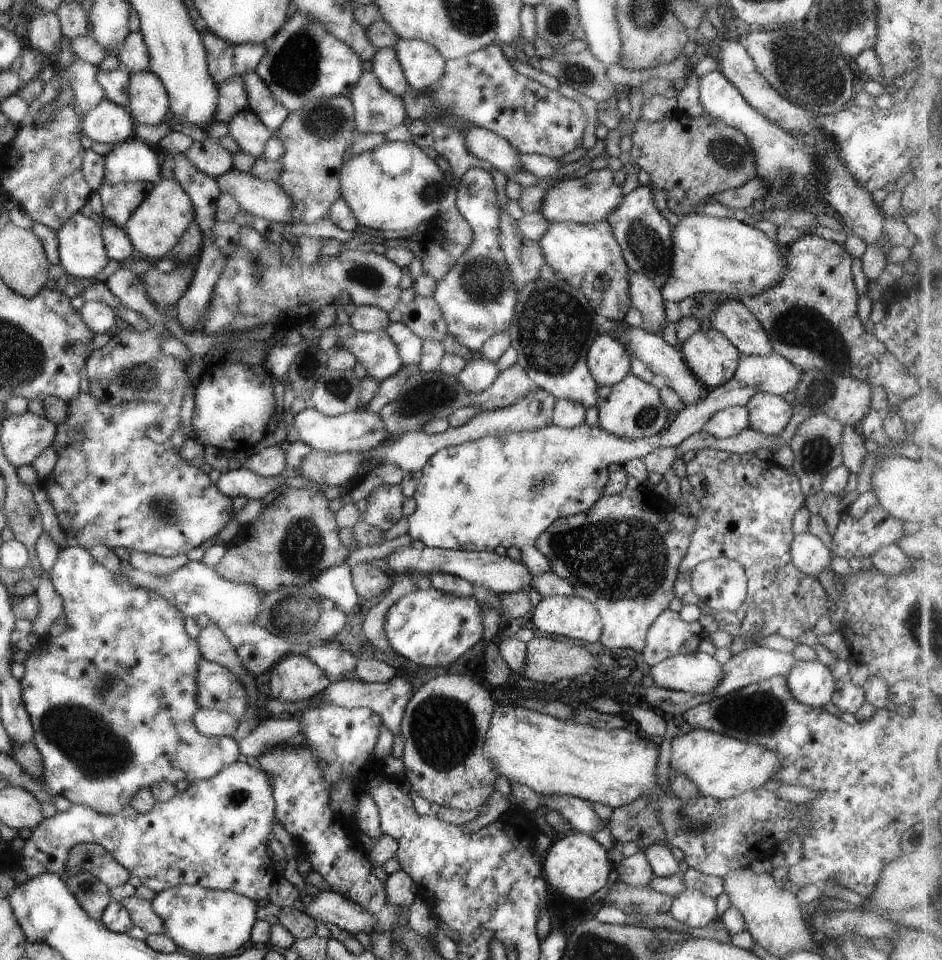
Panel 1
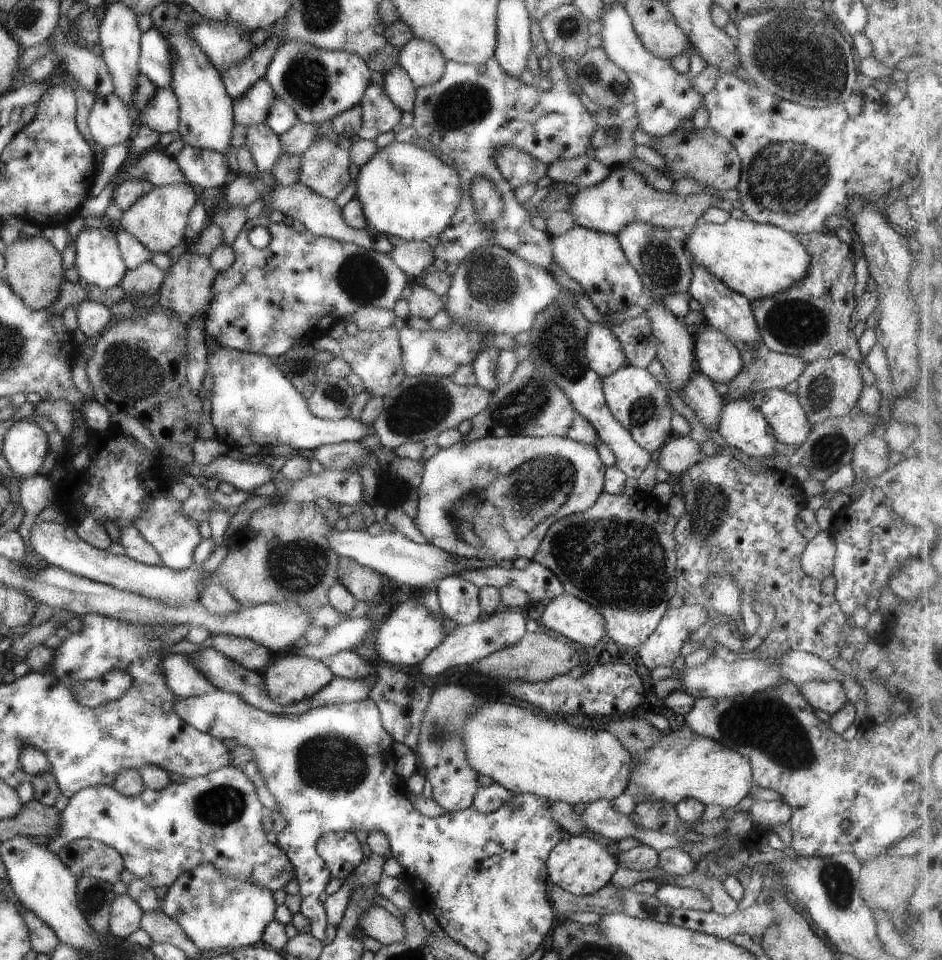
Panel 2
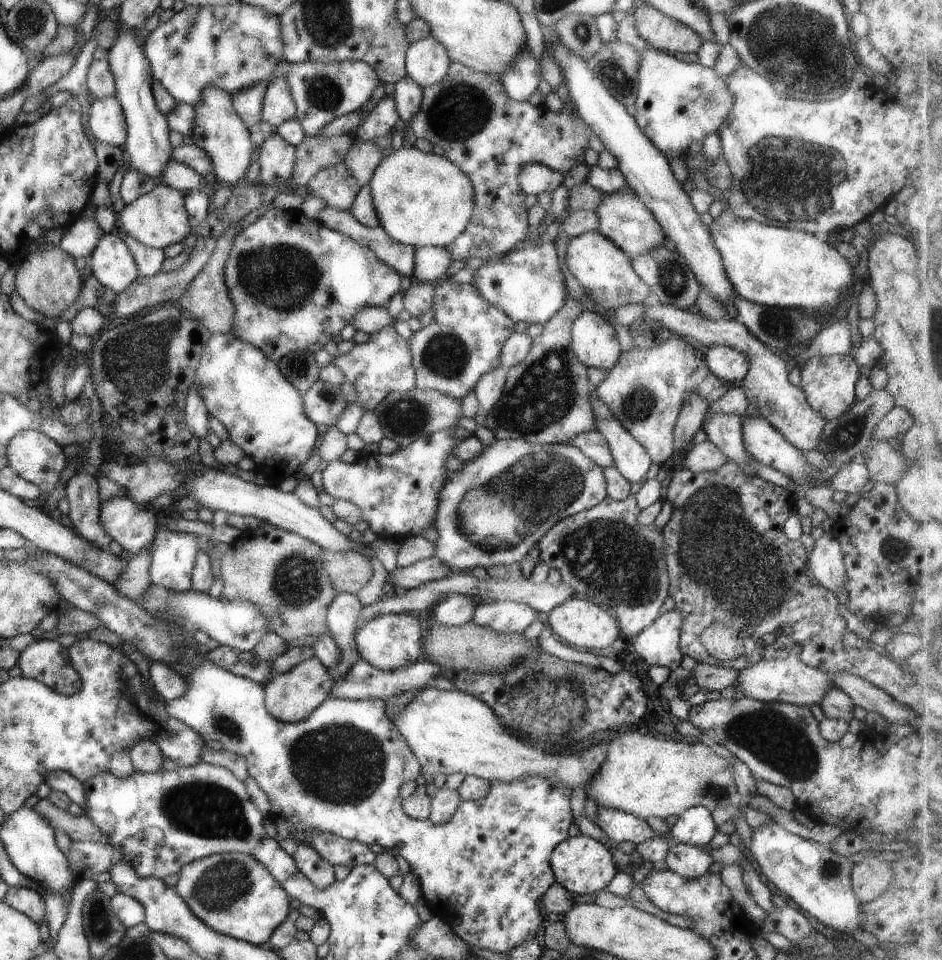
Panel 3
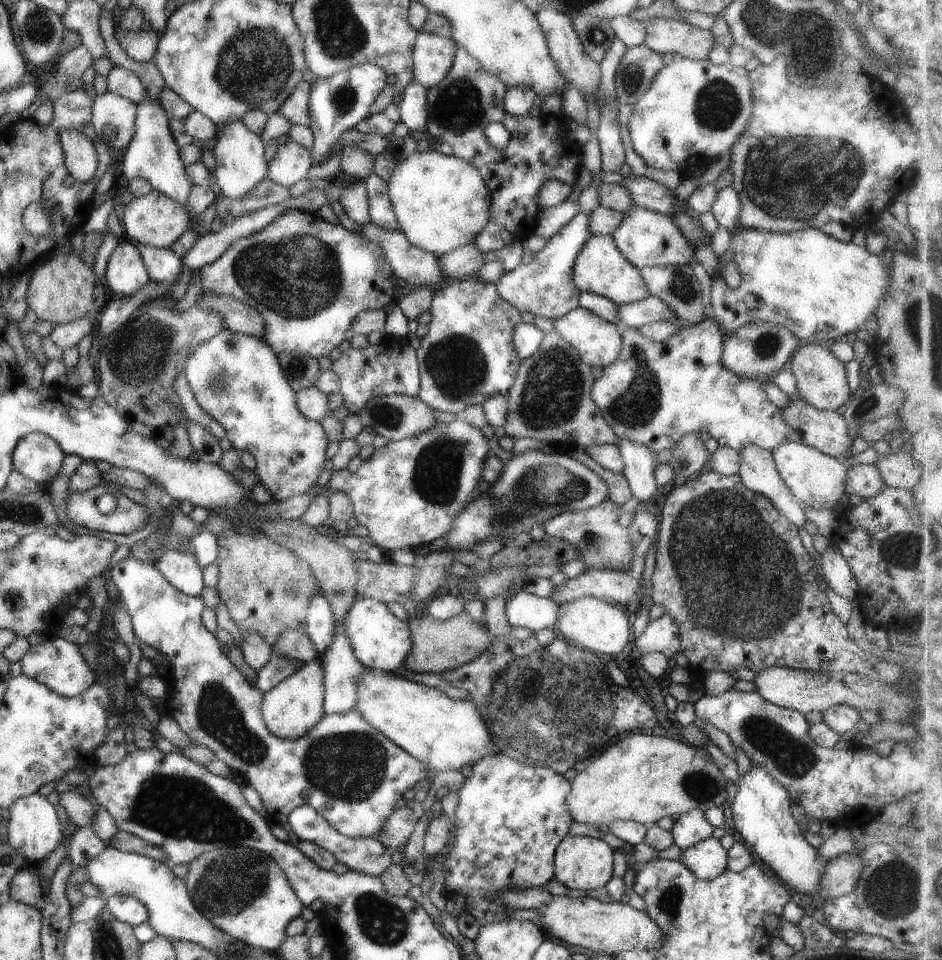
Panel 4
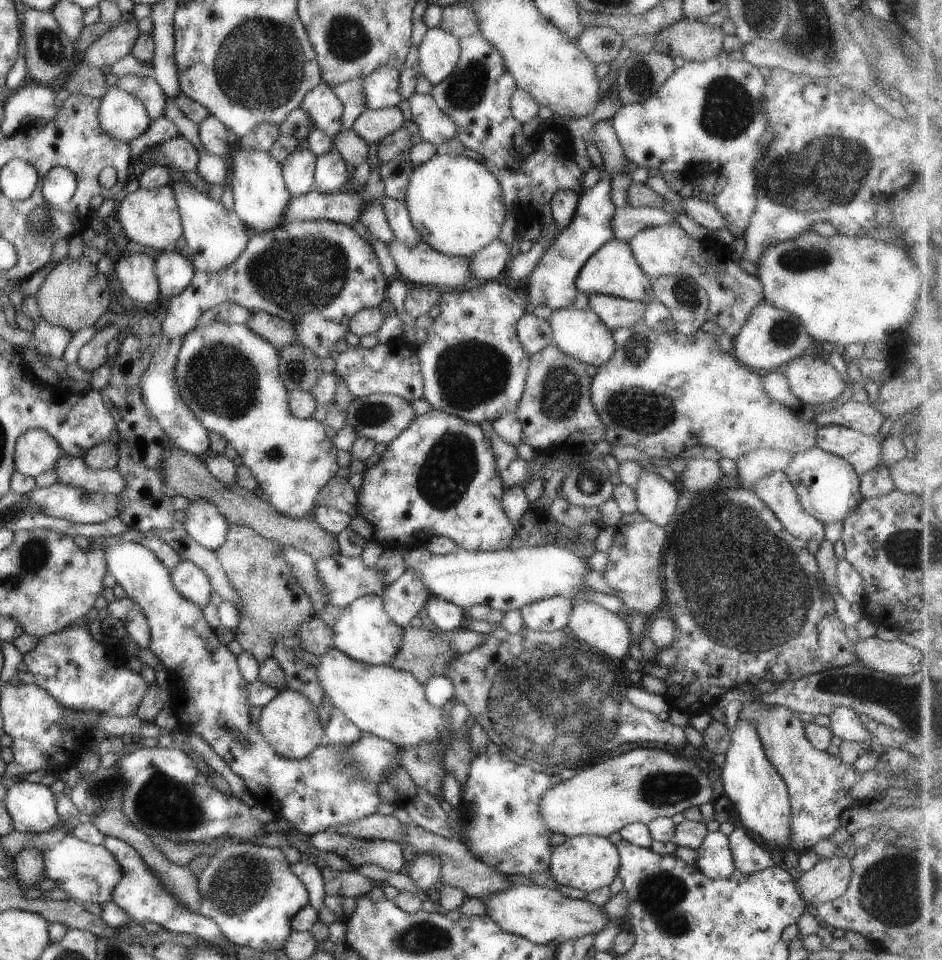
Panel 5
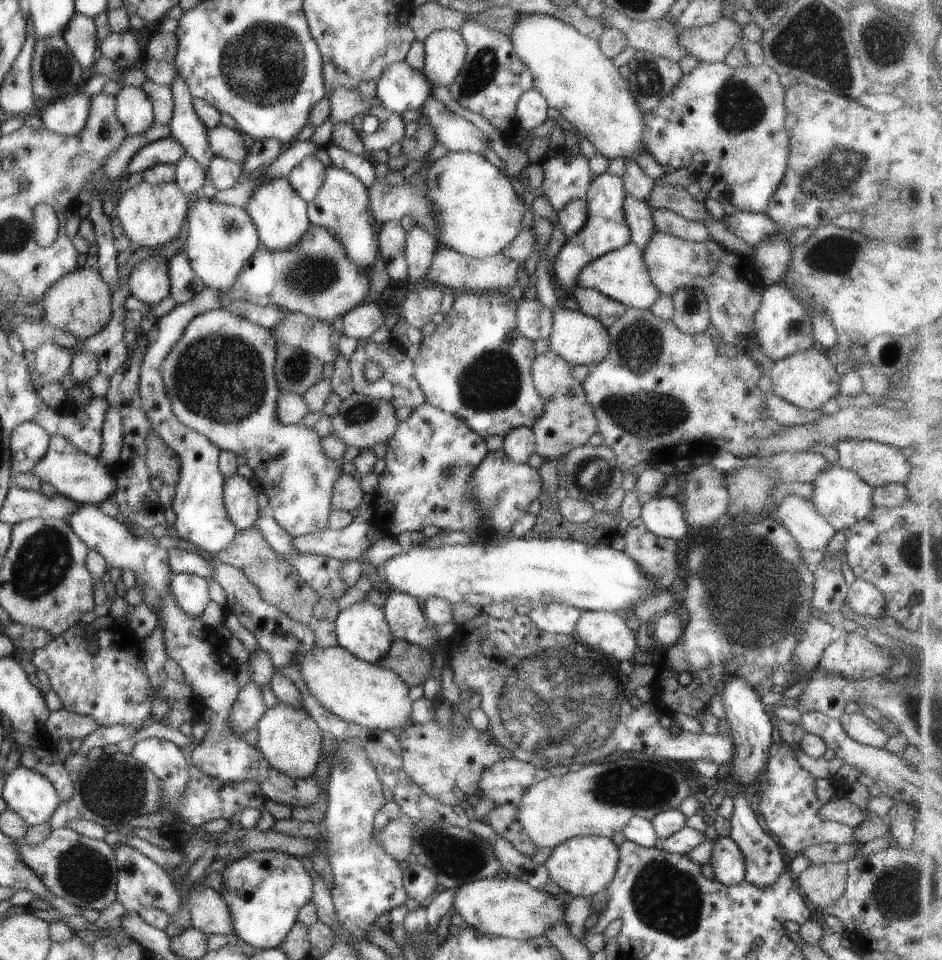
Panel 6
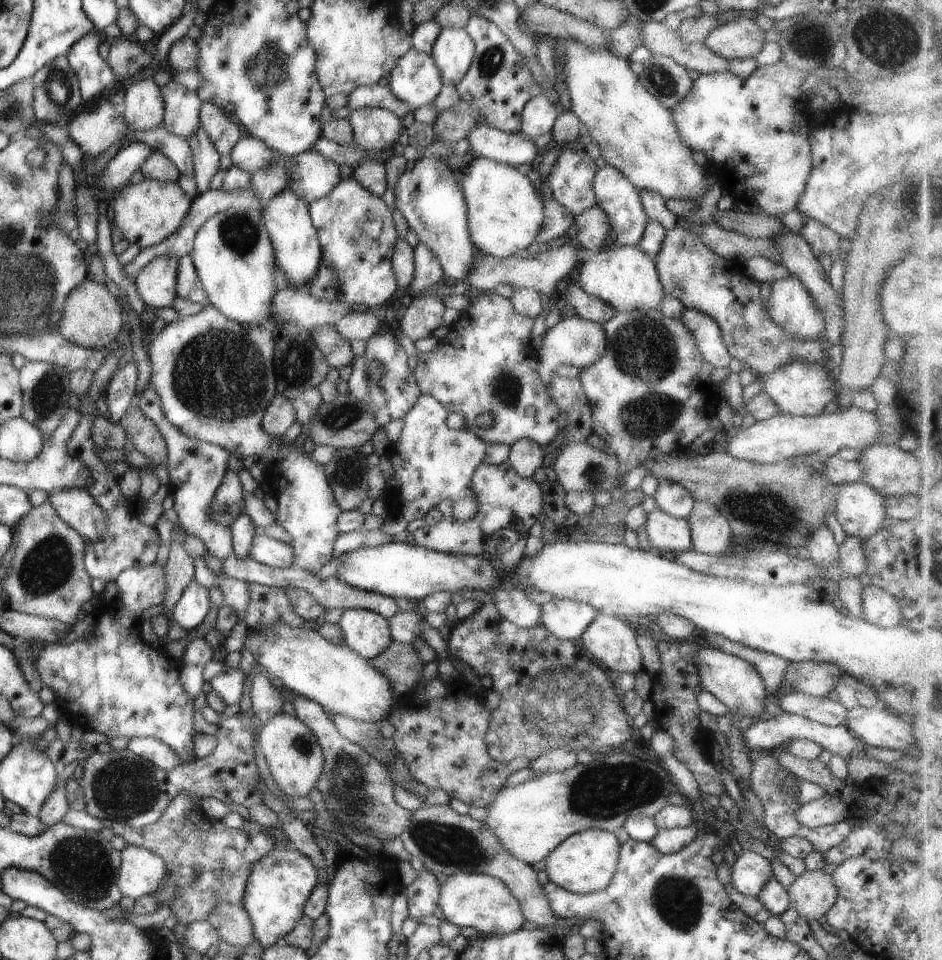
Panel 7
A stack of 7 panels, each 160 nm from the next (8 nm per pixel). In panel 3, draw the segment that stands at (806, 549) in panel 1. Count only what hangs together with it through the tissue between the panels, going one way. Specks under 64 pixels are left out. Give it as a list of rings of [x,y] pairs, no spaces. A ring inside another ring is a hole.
[[[826,530],[807,553],[807,570],[824,588],[836,594],[847,581],[843,560],[842,544]]]

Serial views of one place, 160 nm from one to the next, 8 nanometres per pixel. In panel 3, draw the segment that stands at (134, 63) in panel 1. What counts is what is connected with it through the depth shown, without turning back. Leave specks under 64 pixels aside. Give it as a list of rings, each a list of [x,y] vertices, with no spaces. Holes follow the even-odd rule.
[[[239,2],[205,7],[186,5],[180,12],[174,13],[172,18],[148,32],[141,47],[150,62],[153,80],[162,84],[177,103],[192,106],[201,99],[202,91],[210,85],[221,88],[232,96],[258,80],[267,80],[270,84],[274,80],[273,71],[278,62],[284,60],[279,17]]]

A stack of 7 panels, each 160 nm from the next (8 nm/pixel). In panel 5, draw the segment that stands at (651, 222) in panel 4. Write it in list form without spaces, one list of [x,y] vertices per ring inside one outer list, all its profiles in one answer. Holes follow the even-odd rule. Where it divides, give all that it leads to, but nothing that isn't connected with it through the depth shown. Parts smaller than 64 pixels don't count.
[[[677,221],[643,228],[627,243],[640,268],[652,280],[676,273],[691,276],[709,296],[707,319],[718,324],[732,338],[740,332],[753,308],[763,300],[763,288],[758,277],[744,272],[730,258],[718,258],[712,248],[708,248],[703,240],[690,237]]]

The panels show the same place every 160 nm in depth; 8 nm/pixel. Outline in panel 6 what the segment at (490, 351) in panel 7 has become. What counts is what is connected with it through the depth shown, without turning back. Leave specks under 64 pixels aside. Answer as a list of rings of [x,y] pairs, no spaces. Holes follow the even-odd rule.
[[[472,291],[460,292],[452,304],[452,310],[444,316],[444,322],[436,326],[434,334],[432,336],[424,337],[424,340],[420,342],[420,352],[418,356],[414,358],[414,380],[418,382],[418,385],[422,388],[424,392],[426,403],[433,405],[442,411],[453,414],[459,420],[462,420],[470,430],[476,432],[478,436],[486,440],[492,436],[506,436],[510,430],[514,430],[518,426],[526,426],[532,428],[534,422],[542,416],[544,412],[544,400],[540,396],[540,392],[536,390],[534,382],[532,381],[532,362],[537,358],[538,354],[534,348],[534,343],[532,340],[528,340],[517,326],[517,312],[518,302],[508,294],[503,294],[499,292],[490,292],[485,294],[474,293]]]

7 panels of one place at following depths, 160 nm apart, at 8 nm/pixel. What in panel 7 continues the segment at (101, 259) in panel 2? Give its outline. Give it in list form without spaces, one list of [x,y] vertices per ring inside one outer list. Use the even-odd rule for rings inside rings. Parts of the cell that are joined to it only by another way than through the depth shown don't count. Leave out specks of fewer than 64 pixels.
[[[156,257],[137,274],[134,283],[144,304],[153,309],[172,306],[177,297],[178,263],[174,257]]]

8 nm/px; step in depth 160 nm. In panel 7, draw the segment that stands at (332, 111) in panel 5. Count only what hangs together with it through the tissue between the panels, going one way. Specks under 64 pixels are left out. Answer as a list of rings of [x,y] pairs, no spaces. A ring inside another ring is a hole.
[[[379,83],[371,84],[369,87],[362,85],[351,90],[347,94],[347,106],[350,111],[370,107],[383,108],[401,119],[410,111],[414,112],[414,108],[392,94],[388,85],[381,86]]]

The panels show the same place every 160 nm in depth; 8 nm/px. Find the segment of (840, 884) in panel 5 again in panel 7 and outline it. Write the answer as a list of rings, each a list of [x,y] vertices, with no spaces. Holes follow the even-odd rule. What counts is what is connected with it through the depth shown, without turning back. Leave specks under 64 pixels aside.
[[[820,869],[804,871],[787,887],[787,893],[791,900],[790,908],[796,909],[810,924],[834,906],[838,891],[833,876]]]

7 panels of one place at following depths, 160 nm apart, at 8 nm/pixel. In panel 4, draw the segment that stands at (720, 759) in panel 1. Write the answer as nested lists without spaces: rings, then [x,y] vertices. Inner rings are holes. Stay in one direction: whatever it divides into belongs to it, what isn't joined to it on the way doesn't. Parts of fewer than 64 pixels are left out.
[[[641,731],[634,733],[627,733],[626,735],[619,737],[613,745],[608,747],[608,750],[604,750],[602,754],[597,754],[592,758],[592,762],[588,764],[587,768],[584,768],[582,772],[578,773],[574,780],[571,782],[571,789],[568,798],[566,799],[567,807],[573,816],[574,822],[583,822],[591,824],[594,827],[598,827],[600,824],[606,824],[607,826],[615,820],[636,821],[642,824],[656,824],[660,818],[664,816],[676,816],[676,814],[684,814],[694,809],[700,809],[706,812],[708,808],[713,806],[726,807],[729,802],[726,793],[726,778],[722,774],[722,771],[715,765],[716,762],[710,757],[709,753],[700,750],[697,746],[691,745],[688,742],[682,742],[680,740],[672,739],[666,736],[643,734]]]

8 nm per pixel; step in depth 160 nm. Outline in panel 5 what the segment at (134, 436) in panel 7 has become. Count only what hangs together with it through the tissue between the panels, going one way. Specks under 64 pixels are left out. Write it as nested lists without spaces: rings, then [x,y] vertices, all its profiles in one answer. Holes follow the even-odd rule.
[[[180,449],[165,451],[161,467],[167,486],[170,486],[177,494],[188,498],[190,503],[204,499],[215,504],[217,510],[230,525],[250,527],[260,536],[273,540],[283,547],[292,547],[309,554],[315,561],[327,559],[340,552],[335,535],[326,532],[312,515],[291,517],[278,512],[277,508],[268,504],[254,492],[238,485],[227,485],[220,482],[215,476],[212,476],[205,462],[192,453]]]

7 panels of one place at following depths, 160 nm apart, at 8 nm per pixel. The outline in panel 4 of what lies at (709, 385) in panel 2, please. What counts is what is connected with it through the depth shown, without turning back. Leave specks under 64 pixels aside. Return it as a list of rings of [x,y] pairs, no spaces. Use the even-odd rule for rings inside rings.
[[[756,445],[742,447],[738,452],[741,462],[738,476],[742,485],[768,497],[792,524],[804,528],[807,516],[776,470],[772,453]]]

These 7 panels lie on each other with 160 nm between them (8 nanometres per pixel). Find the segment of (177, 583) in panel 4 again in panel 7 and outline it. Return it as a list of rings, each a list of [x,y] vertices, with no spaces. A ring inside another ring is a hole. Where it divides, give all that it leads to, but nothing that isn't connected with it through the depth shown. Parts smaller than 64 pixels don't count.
[[[194,578],[186,585],[180,600],[171,610],[170,618],[183,629],[191,631],[206,618],[210,607],[209,590]]]

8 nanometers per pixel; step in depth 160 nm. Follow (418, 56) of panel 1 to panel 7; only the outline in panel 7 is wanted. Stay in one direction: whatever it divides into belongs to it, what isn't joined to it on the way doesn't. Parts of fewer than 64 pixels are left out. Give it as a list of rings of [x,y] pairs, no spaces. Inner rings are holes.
[[[443,28],[433,44],[432,57],[443,84],[456,86],[472,64],[474,39],[464,29]]]

